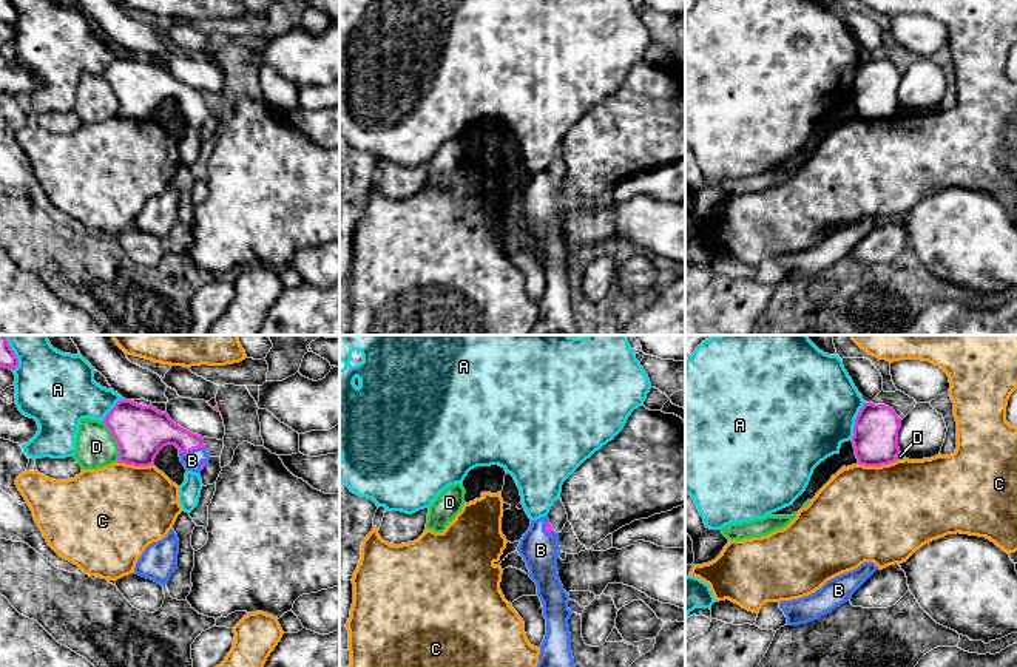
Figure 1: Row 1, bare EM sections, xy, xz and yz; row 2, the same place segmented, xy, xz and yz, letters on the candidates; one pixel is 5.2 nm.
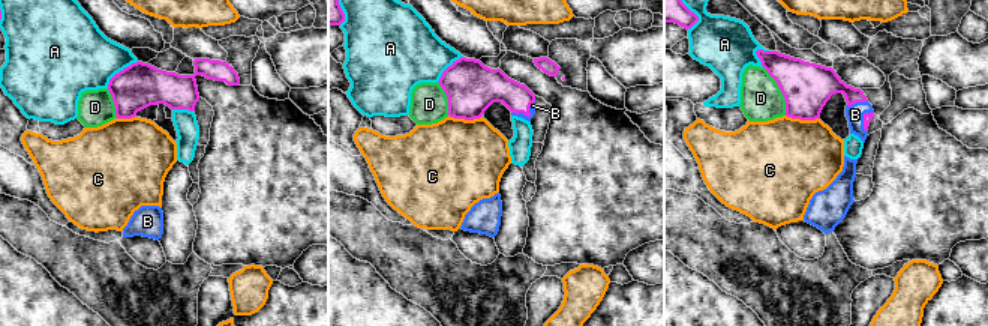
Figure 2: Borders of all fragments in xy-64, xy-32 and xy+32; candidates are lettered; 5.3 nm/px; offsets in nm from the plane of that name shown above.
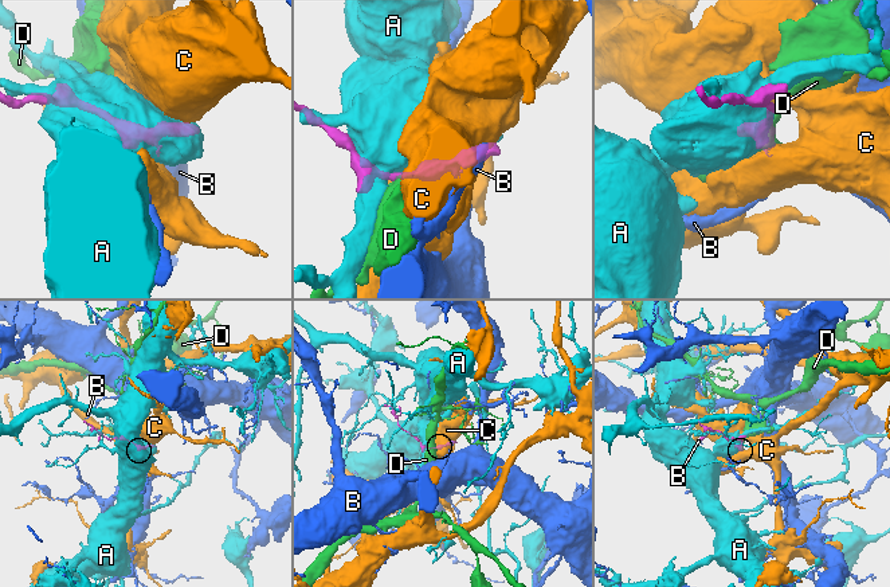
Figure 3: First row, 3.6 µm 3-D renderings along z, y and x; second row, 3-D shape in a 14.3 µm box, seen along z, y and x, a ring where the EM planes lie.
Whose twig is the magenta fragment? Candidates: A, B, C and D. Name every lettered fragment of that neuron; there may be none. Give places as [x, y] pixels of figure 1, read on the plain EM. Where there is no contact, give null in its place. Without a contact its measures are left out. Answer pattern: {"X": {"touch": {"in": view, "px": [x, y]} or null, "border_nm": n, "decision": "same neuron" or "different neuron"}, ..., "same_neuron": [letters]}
{"A": {"touch": {"in": "yz", "px": [855, 74]}, "border_nm": 220, "decision": "different neuron"}, "B": {"touch": {"in": "xy", "px": [192, 104]}, "border_nm": 140, "decision": "same neuron"}, "C": {"touch": {"in": "yz", "px": [877, 119]}, "border_nm": 200, "decision": "different neuron"}, "D": {"touch": {"in": "xy", "px": [116, 94]}, "border_nm": 220, "decision": "different neuron"}, "same_neuron": ["B"]}

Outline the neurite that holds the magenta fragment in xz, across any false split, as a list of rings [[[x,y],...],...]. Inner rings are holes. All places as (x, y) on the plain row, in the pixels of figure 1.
[[[548,170],[531,174],[517,205],[526,216],[529,232],[537,239],[537,250],[543,258],[546,273],[539,318],[529,335],[582,335],[571,306],[568,273],[573,266],[568,262],[569,250],[557,227],[559,187],[552,184]]]

